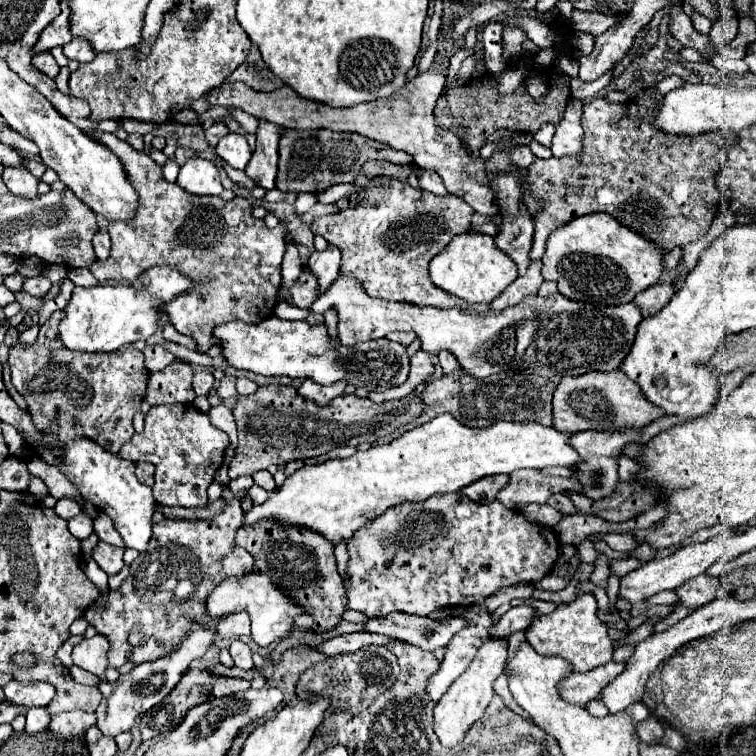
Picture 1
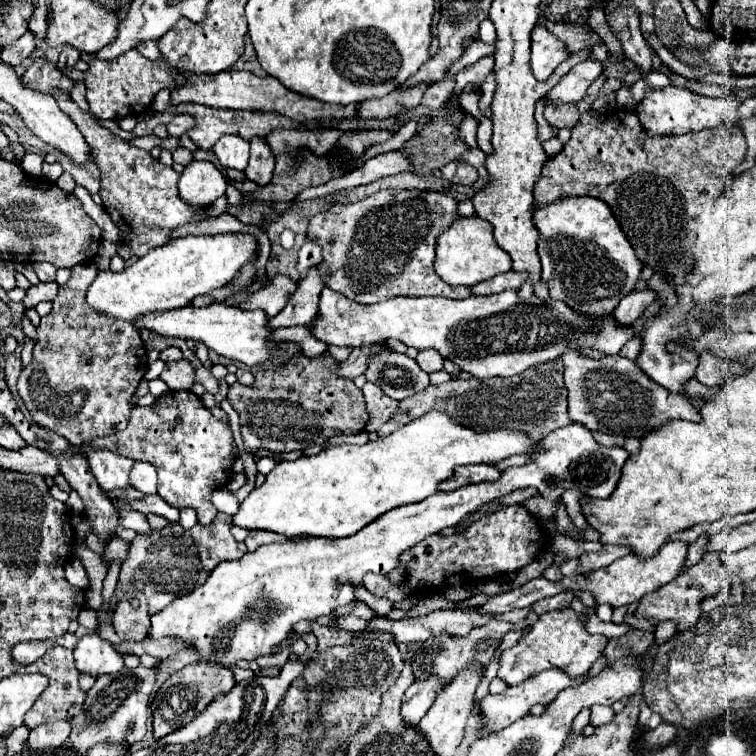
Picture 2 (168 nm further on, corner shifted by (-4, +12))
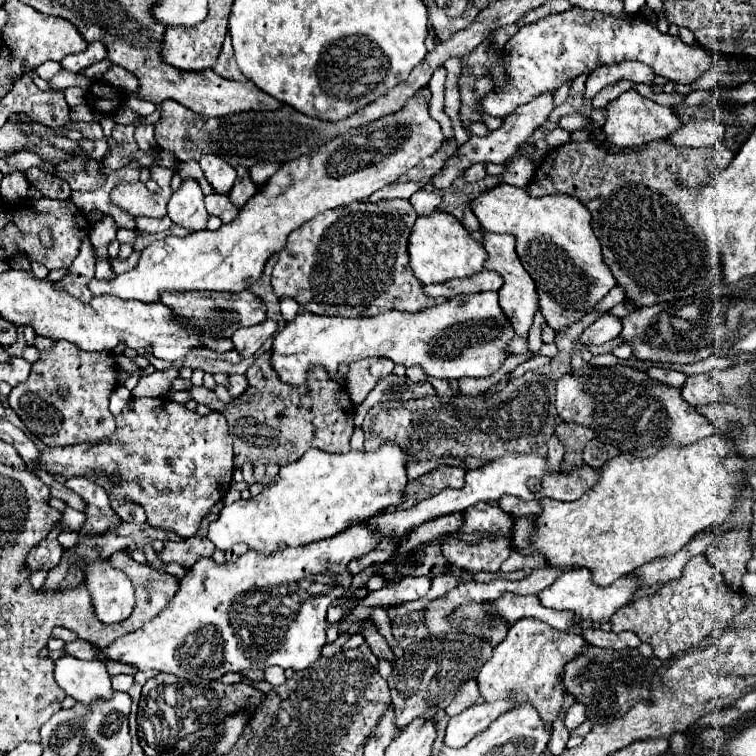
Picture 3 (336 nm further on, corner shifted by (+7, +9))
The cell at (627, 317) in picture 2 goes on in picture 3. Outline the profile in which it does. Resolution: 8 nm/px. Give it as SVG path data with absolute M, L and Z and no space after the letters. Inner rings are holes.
M601 313L579 337L583 345L603 345L611 339L615 339L621 333L621 317L615 317L613 313Z

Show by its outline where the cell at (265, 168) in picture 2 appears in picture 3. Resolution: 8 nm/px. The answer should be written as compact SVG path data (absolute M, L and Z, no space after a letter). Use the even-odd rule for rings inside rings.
M237 167L237 181L231 189L231 201L237 205L245 205L253 195L257 193L257 185L251 181L249 177L249 169L245 167Z

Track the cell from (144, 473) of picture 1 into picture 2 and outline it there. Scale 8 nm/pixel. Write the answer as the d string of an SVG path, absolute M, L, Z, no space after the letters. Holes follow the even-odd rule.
M136 462L130 470L130 486L140 490L142 494L156 492L156 468L148 462Z

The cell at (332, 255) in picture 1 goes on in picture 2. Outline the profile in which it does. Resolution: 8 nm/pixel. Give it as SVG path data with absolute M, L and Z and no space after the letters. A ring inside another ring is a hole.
M316 266L310 268L308 276L304 280L300 280L298 290L290 296L286 308L274 316L272 320L268 320L268 328L276 330L282 326L306 326L308 322L314 320L314 316L318 314L318 298L320 292L324 288L324 282L320 280L320 274L316 272Z

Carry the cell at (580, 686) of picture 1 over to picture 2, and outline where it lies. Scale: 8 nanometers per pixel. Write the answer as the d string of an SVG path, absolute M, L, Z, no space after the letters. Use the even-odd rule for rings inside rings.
M554 668L554 670L544 670L544 672L540 672L540 674L528 678L526 682L522 682L522 684L518 684L518 686L510 686L510 688L506 688L506 692L502 692L502 694L496 694L496 696L488 694L488 696L478 704L478 706L480 706L480 720L482 720L482 728L480 728L478 738L496 734L498 730L510 726L510 724L512 724L514 720L518 720L520 716L528 714L534 704L548 704L548 700L552 700L552 696L556 696L556 692L560 692L562 688L582 684L584 680L586 680L586 676L580 676L580 678L572 680L572 678L564 676L564 672L556 672L556 668Z

